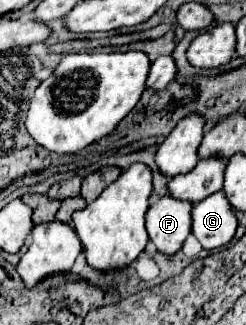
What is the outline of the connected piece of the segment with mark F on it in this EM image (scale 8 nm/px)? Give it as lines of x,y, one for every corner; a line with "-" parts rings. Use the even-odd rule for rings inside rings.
160,197
146,213
146,231
156,249
168,257
176,255
192,229
192,205
172,197

